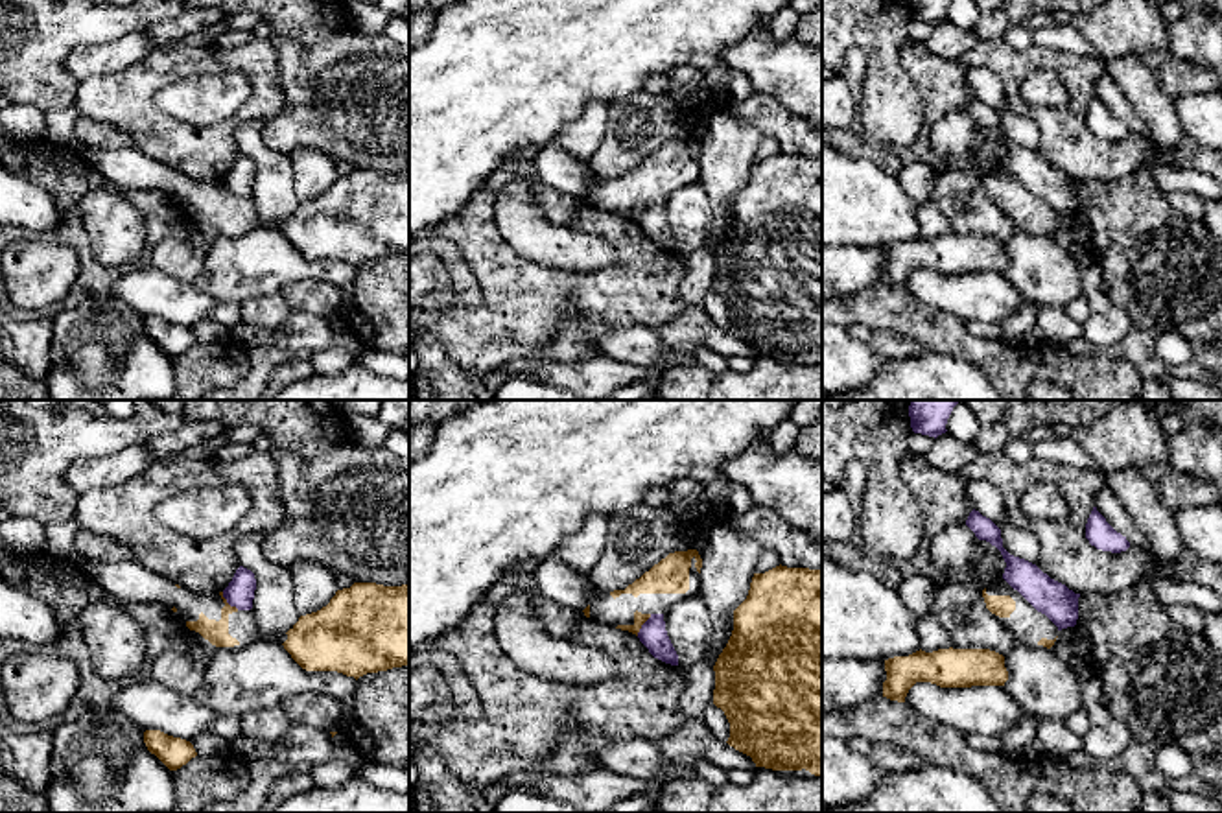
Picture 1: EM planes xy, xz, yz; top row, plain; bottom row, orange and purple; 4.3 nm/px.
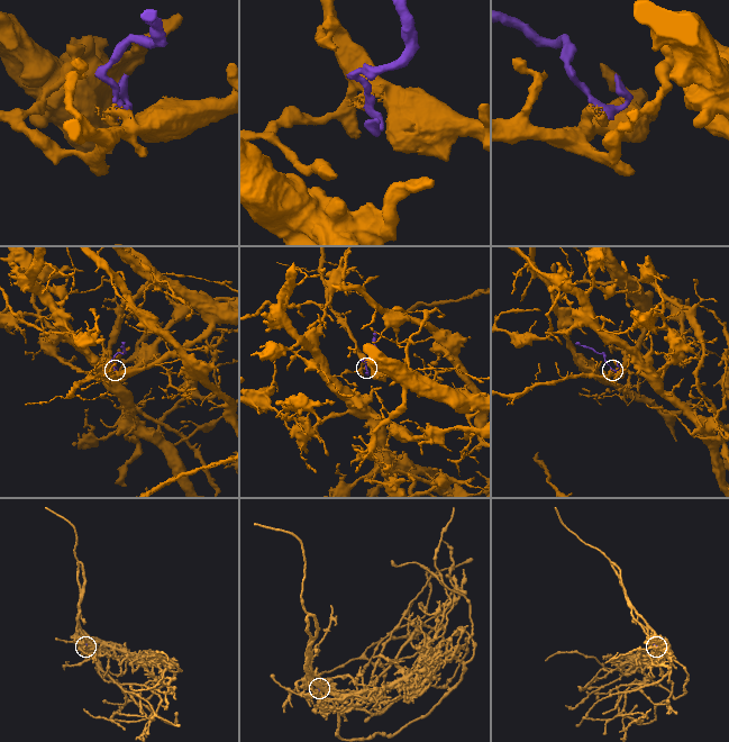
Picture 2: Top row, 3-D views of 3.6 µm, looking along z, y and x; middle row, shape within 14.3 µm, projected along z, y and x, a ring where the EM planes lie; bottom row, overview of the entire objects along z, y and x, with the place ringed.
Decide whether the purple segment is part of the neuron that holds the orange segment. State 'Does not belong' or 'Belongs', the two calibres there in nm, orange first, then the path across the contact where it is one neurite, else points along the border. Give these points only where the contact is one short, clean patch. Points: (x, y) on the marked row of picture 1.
Does not belong. Thickness 100 nm (orange) against 130 nm. Boundary: xy (222, 592), (238, 609)

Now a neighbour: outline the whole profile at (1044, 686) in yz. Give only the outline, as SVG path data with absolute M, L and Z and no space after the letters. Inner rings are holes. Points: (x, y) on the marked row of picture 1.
M1019 643L1005 656L1008 680L1005 691L1027 715L1065 721L1073 712L1086 710L1076 669L1069 667L1052 649Z

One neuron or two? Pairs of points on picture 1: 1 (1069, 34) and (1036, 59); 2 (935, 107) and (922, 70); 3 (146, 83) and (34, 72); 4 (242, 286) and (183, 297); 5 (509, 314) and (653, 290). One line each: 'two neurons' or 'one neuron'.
1: two neurons
2: one neuron
3: two neurons
4: two neurons
5: one neuron

